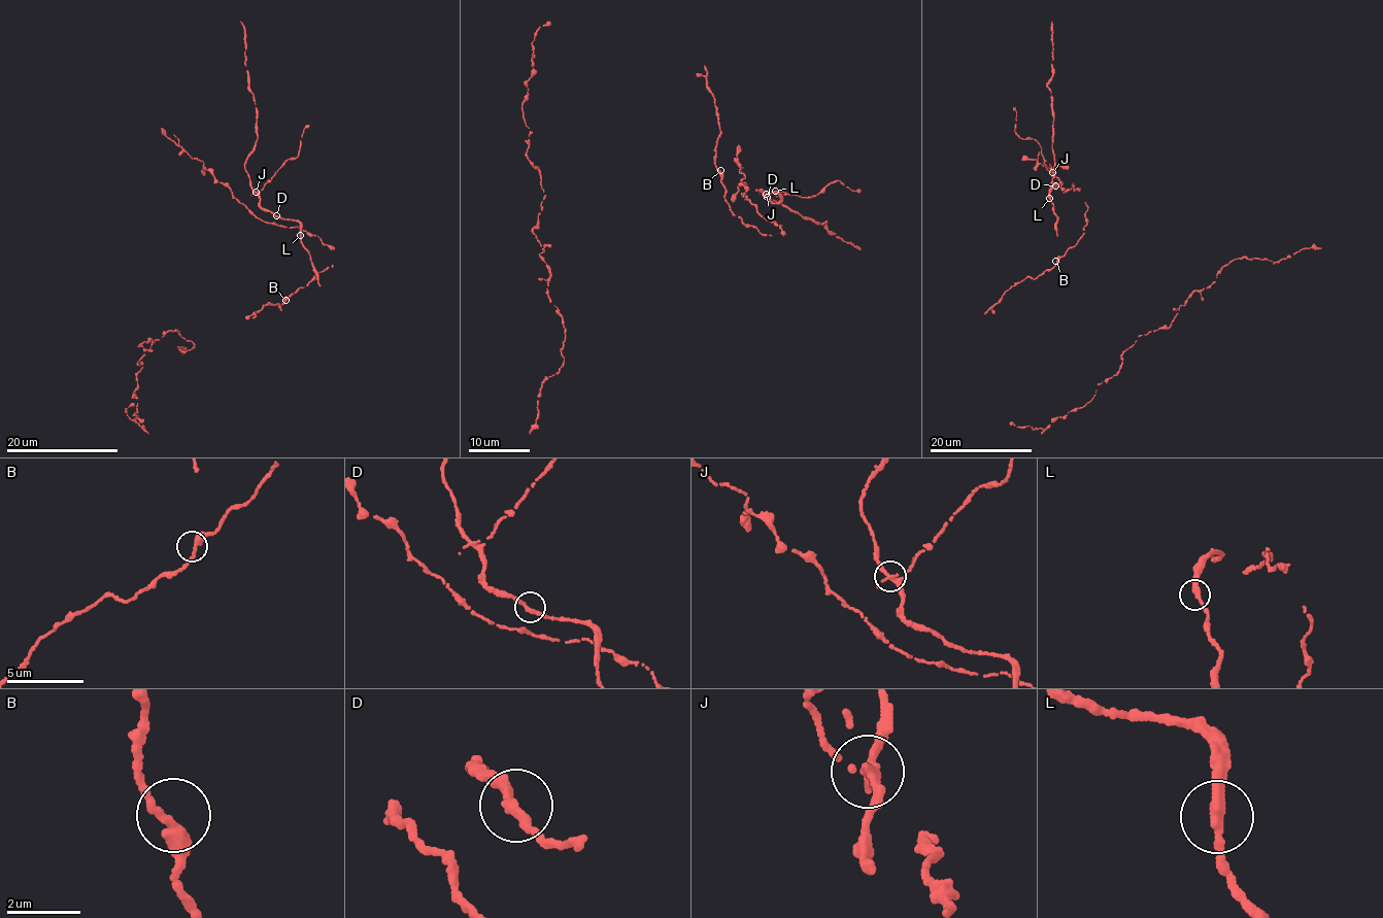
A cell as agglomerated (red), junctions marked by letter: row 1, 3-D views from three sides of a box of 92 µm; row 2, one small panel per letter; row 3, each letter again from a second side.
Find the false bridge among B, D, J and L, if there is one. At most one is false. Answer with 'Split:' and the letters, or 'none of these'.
Split: none of these

